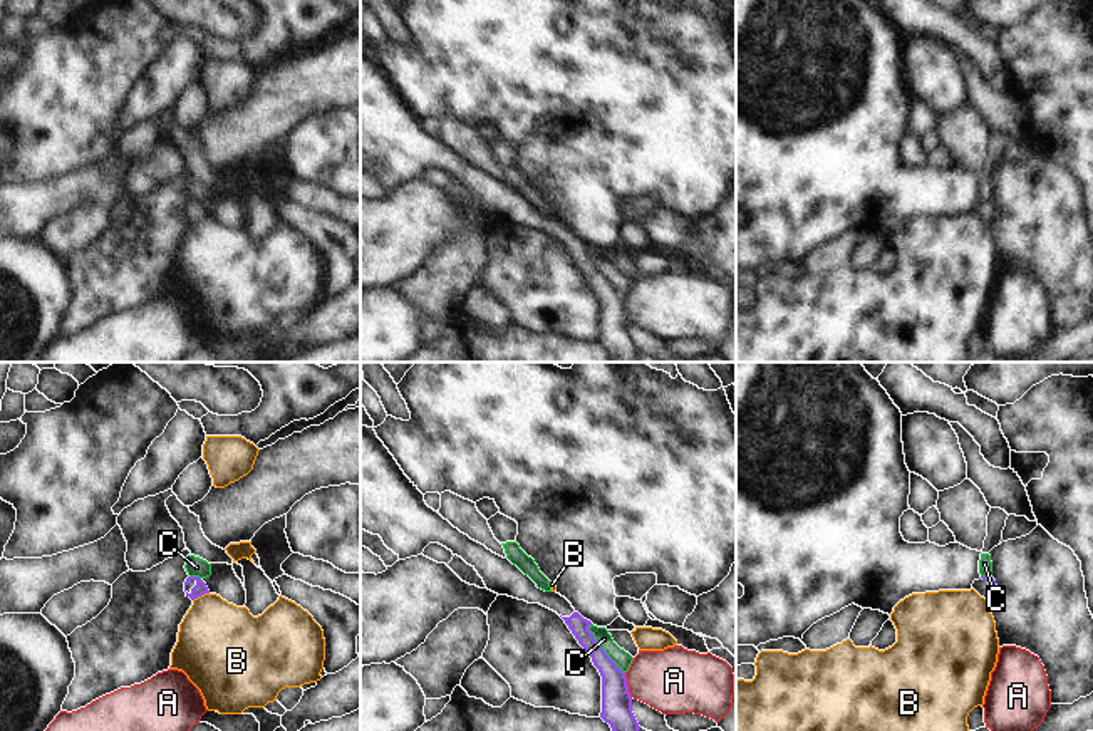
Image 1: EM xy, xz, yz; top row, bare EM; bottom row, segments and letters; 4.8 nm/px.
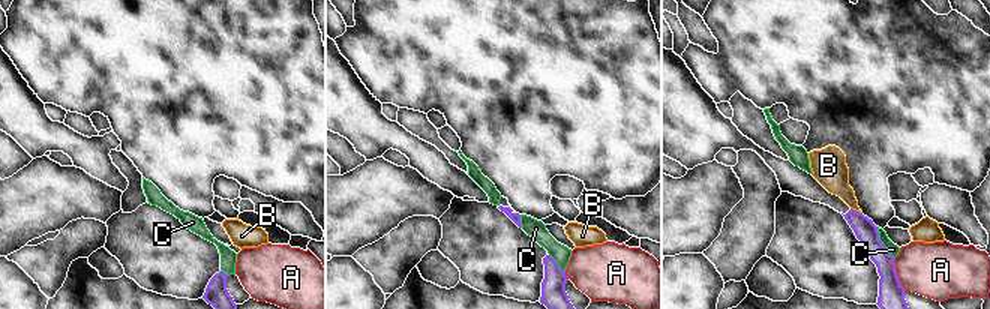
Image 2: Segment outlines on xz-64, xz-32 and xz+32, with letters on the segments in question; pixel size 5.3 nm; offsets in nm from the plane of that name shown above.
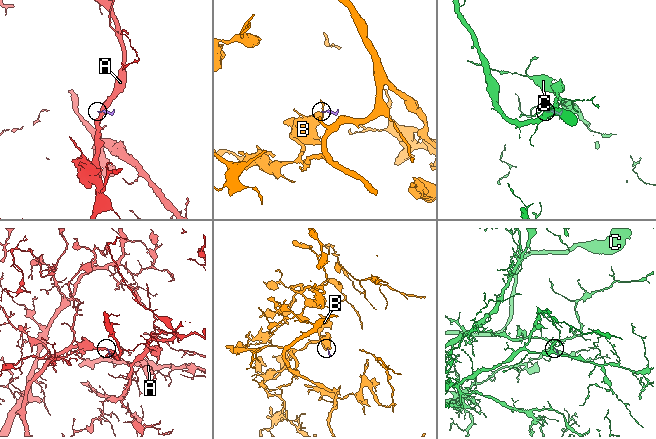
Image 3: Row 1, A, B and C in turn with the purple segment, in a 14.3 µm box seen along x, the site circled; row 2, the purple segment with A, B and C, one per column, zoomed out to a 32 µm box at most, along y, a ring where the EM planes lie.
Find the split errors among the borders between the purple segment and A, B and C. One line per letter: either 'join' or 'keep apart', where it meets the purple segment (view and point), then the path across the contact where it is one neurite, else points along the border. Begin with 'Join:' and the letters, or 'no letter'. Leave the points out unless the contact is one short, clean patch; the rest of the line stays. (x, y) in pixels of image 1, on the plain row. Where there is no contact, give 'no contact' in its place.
Join: no letter
A: keep apart; contact xz (626, 309); border xz (624, 297), (627, 316), (632, 321)
B: keep apart; contact xy (200, 220); border xy (208, 217), (193, 225)
C: keep apart; contact xz (602, 274)

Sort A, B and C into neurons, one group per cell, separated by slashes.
A / B / C

